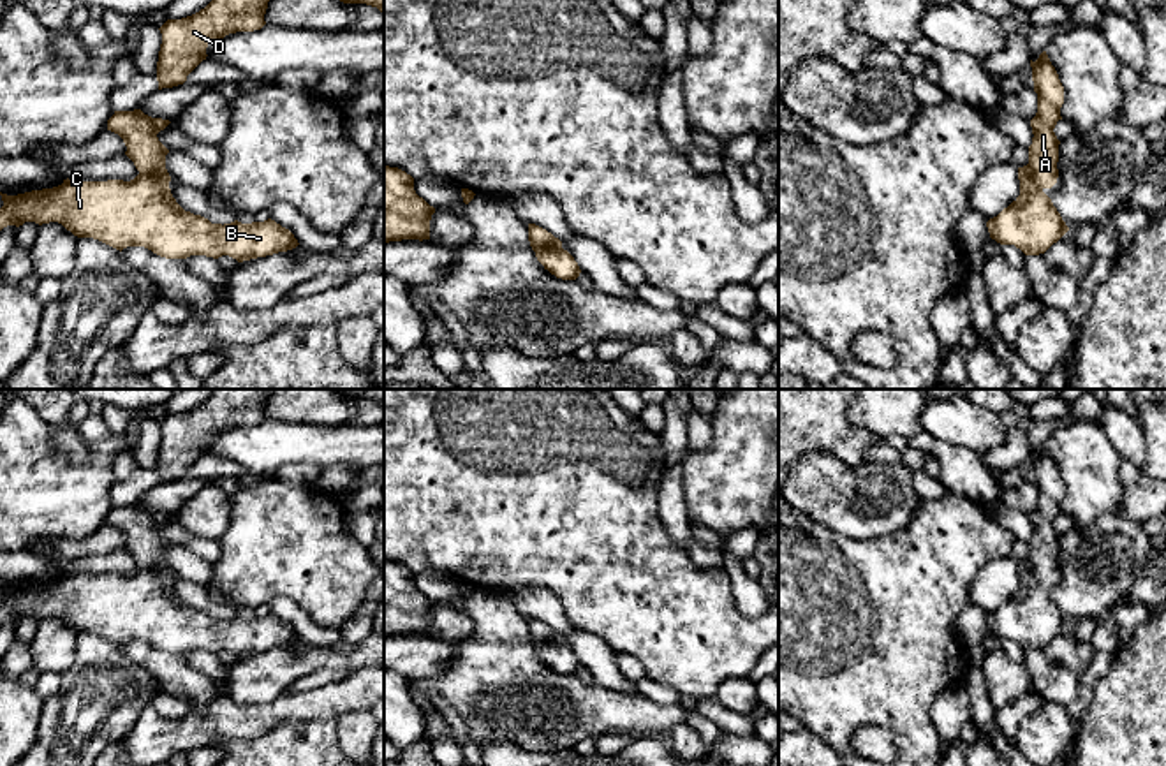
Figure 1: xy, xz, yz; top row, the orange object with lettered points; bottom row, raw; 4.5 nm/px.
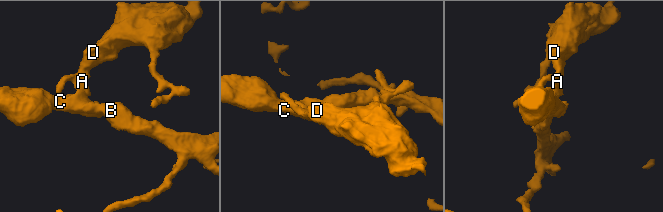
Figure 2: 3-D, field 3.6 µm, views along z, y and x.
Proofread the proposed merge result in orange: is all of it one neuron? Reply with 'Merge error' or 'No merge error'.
No merge error

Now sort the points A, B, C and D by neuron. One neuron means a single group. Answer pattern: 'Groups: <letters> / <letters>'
Groups: A B C D

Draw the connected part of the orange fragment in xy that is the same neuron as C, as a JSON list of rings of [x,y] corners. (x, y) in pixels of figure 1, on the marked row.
[[[141,109],[114,111],[107,130],[118,134],[139,174],[130,180],[63,180],[53,188],[2,194],[0,231],[7,225],[58,222],[77,238],[93,238],[116,250],[144,247],[166,259],[229,255],[238,262],[296,248],[294,234],[264,222],[211,224],[185,211],[171,194],[166,169],[169,150],[157,134],[171,122]]]

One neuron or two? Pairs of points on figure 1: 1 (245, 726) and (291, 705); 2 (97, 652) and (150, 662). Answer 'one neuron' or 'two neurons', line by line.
1: one neuron
2: two neurons

